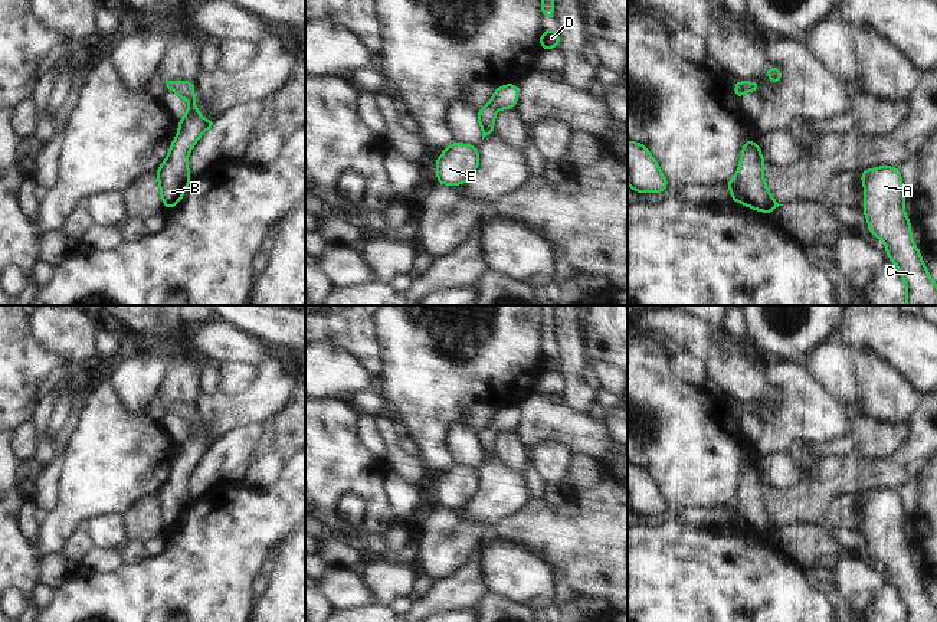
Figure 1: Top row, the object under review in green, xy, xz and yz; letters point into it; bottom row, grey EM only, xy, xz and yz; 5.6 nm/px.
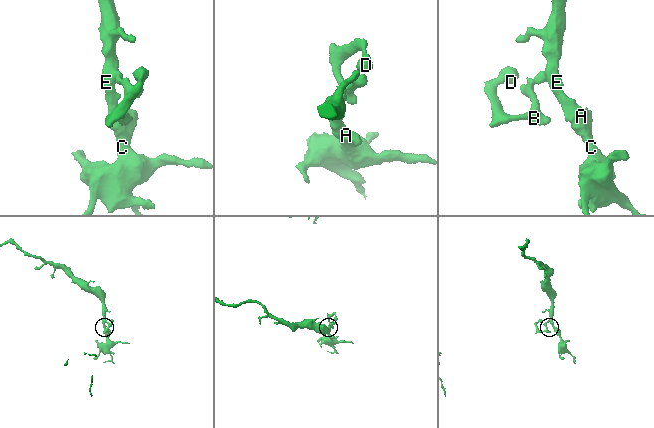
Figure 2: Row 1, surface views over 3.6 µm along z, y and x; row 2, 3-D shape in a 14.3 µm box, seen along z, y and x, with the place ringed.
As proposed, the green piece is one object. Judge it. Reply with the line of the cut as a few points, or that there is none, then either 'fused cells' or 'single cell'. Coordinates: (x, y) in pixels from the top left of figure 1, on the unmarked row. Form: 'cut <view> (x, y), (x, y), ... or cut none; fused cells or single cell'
cut none; single cell

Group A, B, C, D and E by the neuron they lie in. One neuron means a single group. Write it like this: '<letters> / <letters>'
A B C D E

